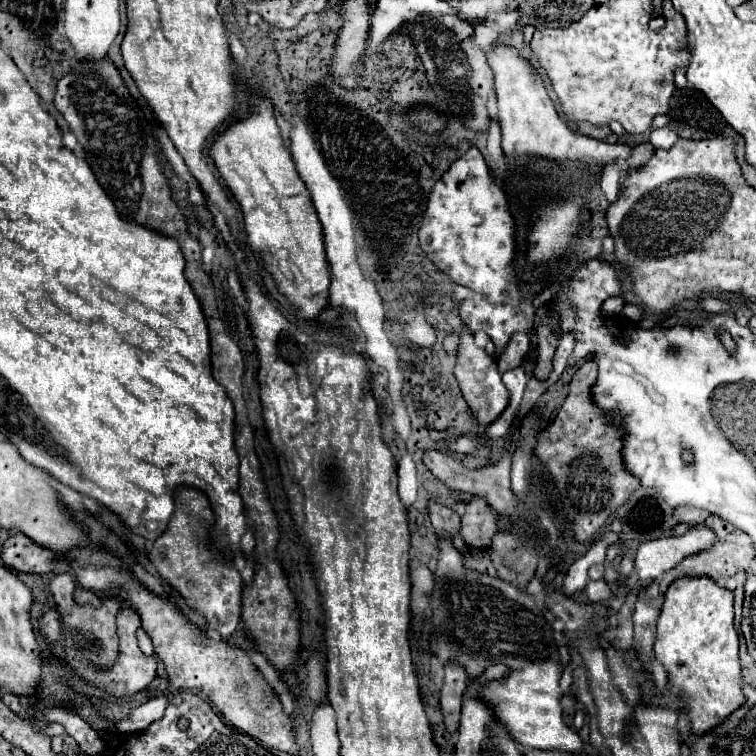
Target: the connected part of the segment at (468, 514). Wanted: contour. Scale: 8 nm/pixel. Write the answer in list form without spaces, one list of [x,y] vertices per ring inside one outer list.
[[[474,498],[470,504],[466,504],[466,512],[462,516],[462,528],[458,534],[468,548],[486,550],[496,530],[498,528],[494,514],[484,498]]]

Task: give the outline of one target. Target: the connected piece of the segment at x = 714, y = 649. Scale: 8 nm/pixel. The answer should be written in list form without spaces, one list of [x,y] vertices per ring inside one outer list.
[[[706,576],[676,580],[664,594],[654,650],[656,658],[668,670],[670,682],[680,688],[680,696],[688,702],[688,716],[696,734],[722,724],[746,700],[742,694],[732,602],[734,594]]]

